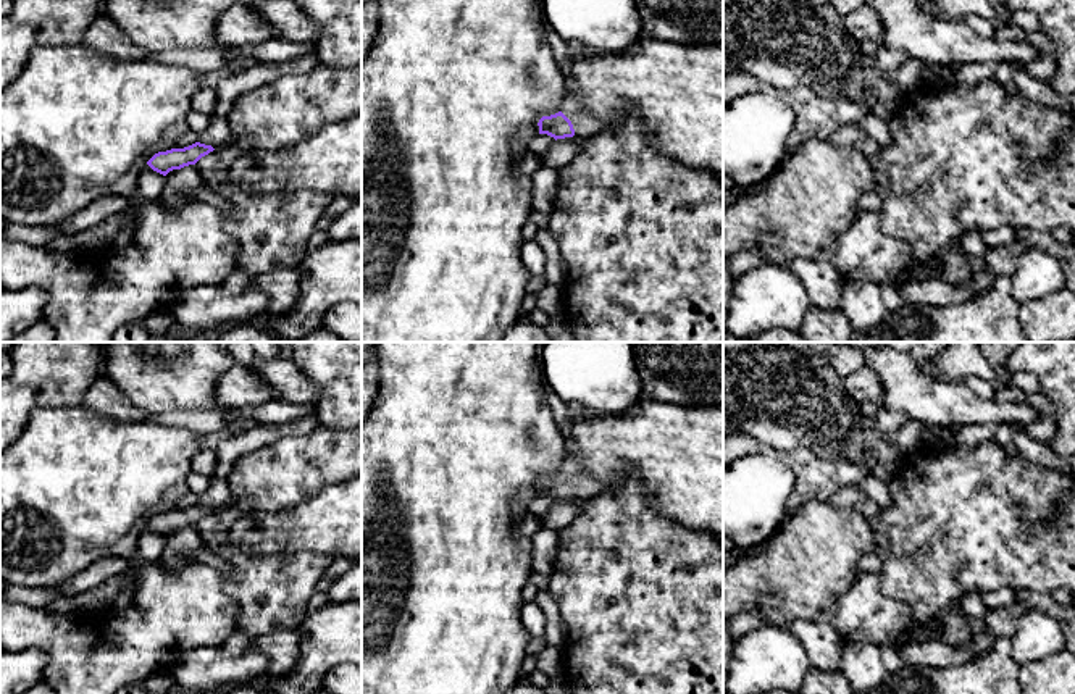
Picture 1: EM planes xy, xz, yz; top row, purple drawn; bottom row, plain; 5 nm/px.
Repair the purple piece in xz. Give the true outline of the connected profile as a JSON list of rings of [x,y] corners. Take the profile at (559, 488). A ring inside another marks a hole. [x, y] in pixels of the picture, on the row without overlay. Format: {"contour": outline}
{"contour": [[[567,457],[562,473],[542,478],[538,484],[539,495],[565,500],[581,497],[591,499],[594,495],[607,494],[607,484],[588,471],[579,457]]]}

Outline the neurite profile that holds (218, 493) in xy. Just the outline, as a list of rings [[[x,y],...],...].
[[[211,479],[210,487],[200,494],[197,504],[211,507],[213,510],[223,507],[231,497],[229,486],[226,479]]]

